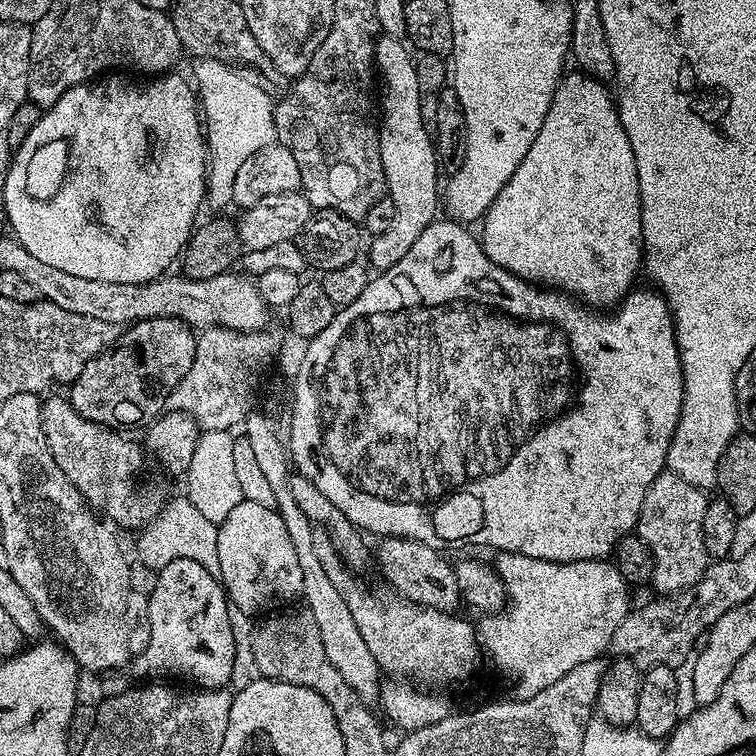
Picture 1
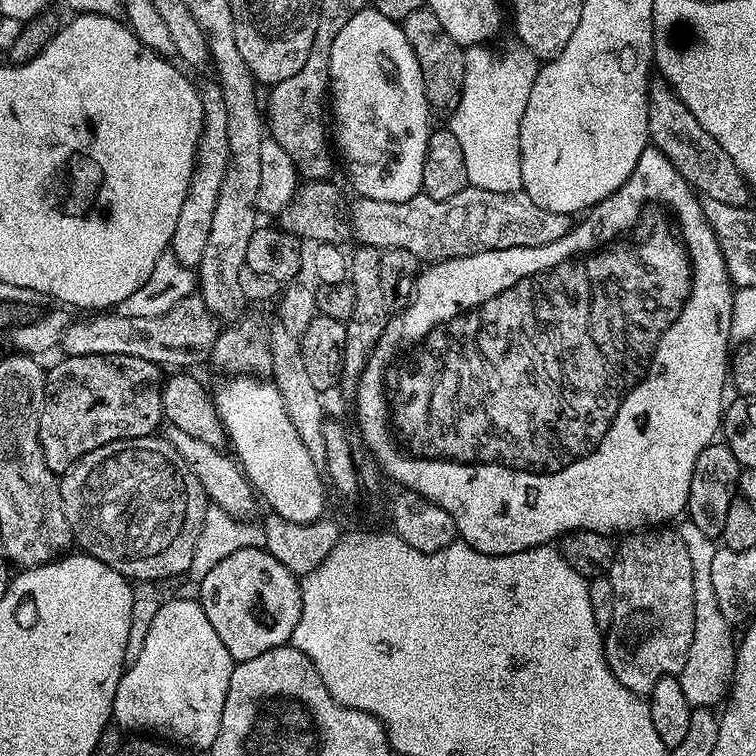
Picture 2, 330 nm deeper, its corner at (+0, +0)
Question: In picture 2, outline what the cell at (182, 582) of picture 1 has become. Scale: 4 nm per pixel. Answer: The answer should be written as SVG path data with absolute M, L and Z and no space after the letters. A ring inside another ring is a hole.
M192 599L161 603L158 614L154 614L154 622L150 622L142 654L138 654L135 662L125 667L124 676L118 682L112 720L124 730L141 728L144 731L141 733L144 734L161 732L164 735L161 737L171 738L173 741L181 740L176 741L181 745L189 744L192 748L210 750L222 726L222 710L226 706L226 692L230 690L233 667L234 661L229 650L222 644L222 639L211 626L199 602Z

